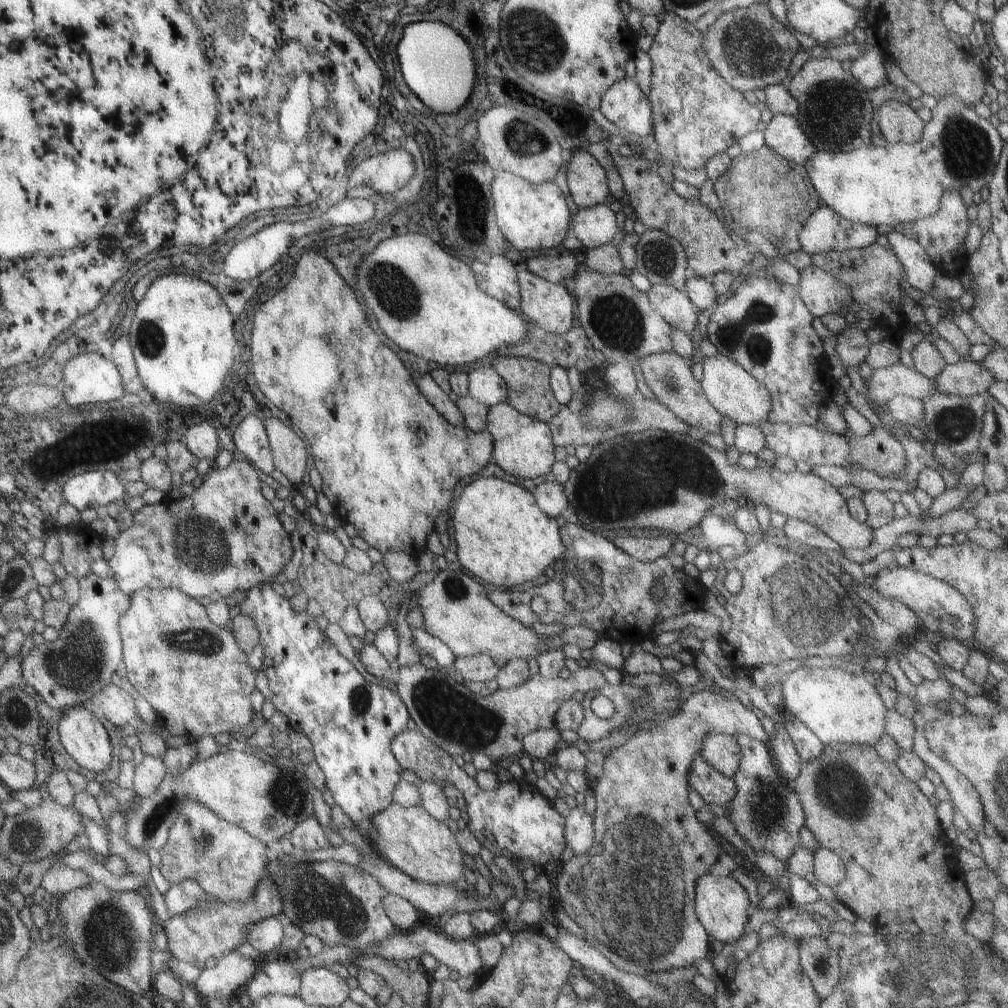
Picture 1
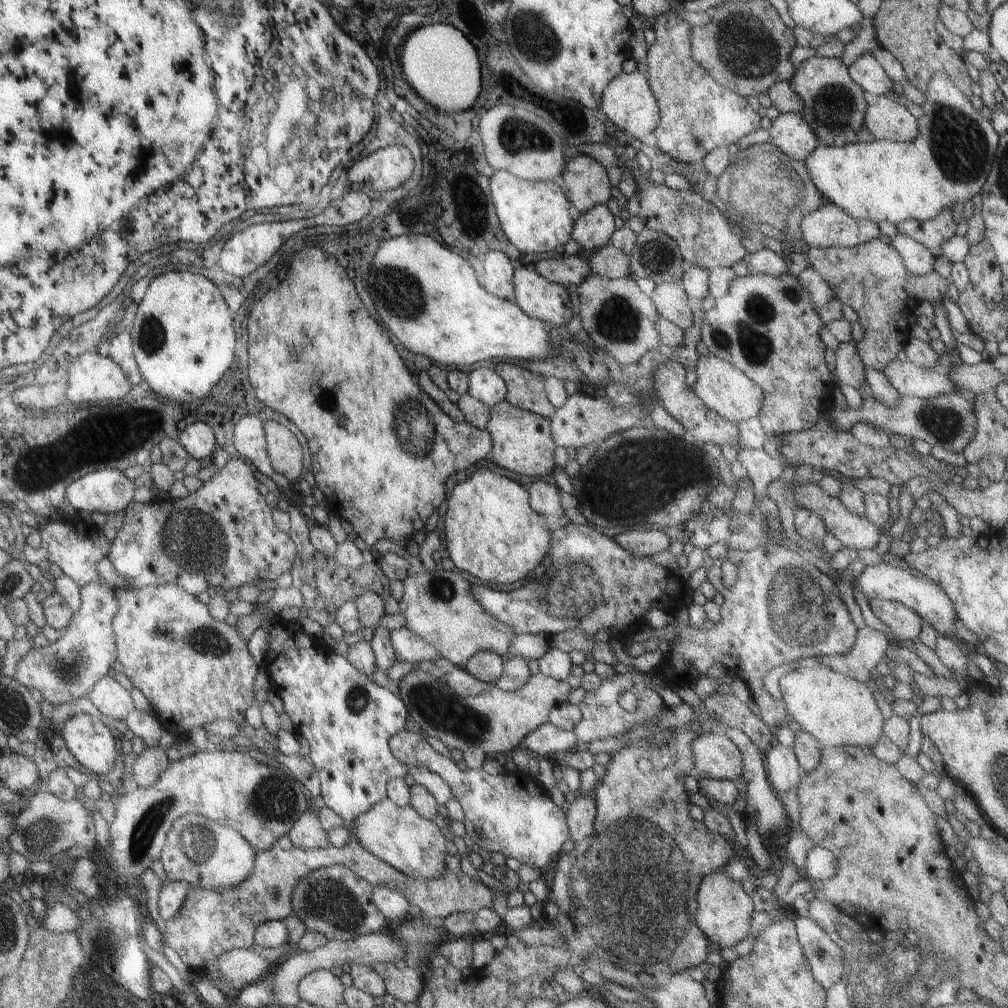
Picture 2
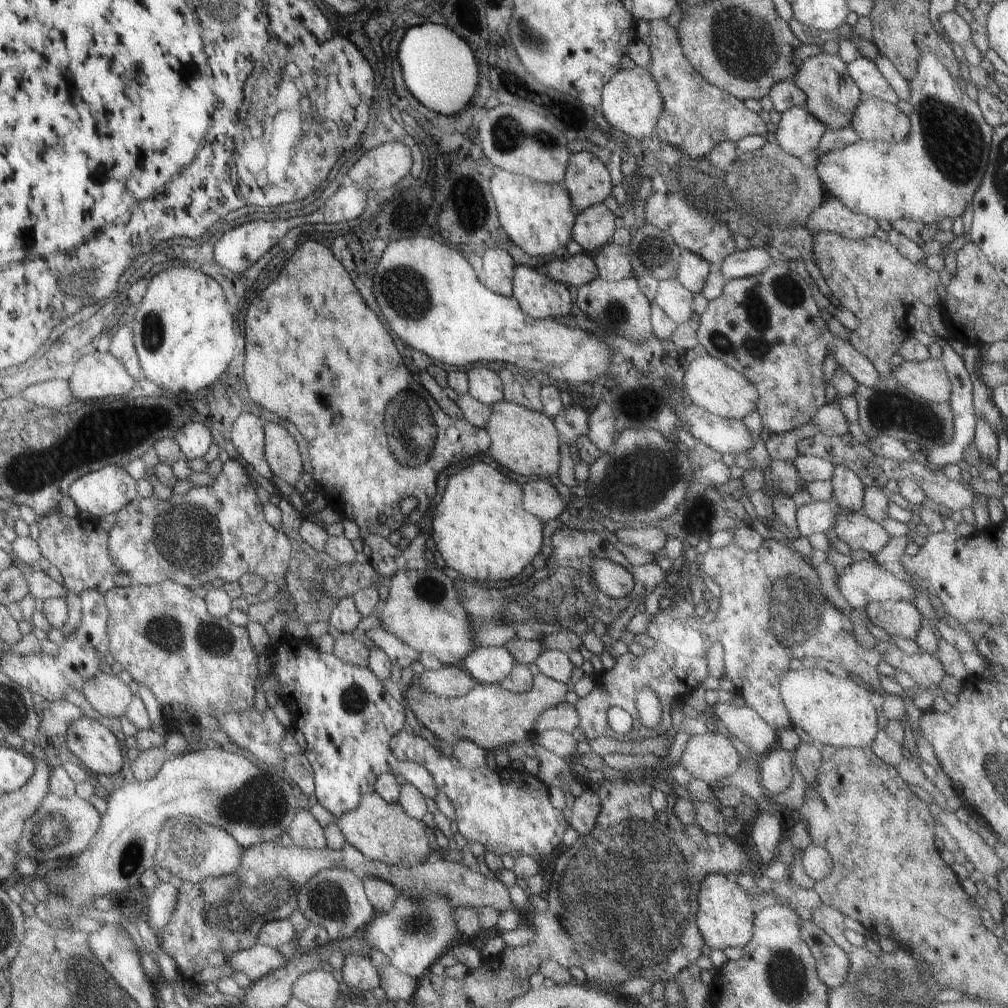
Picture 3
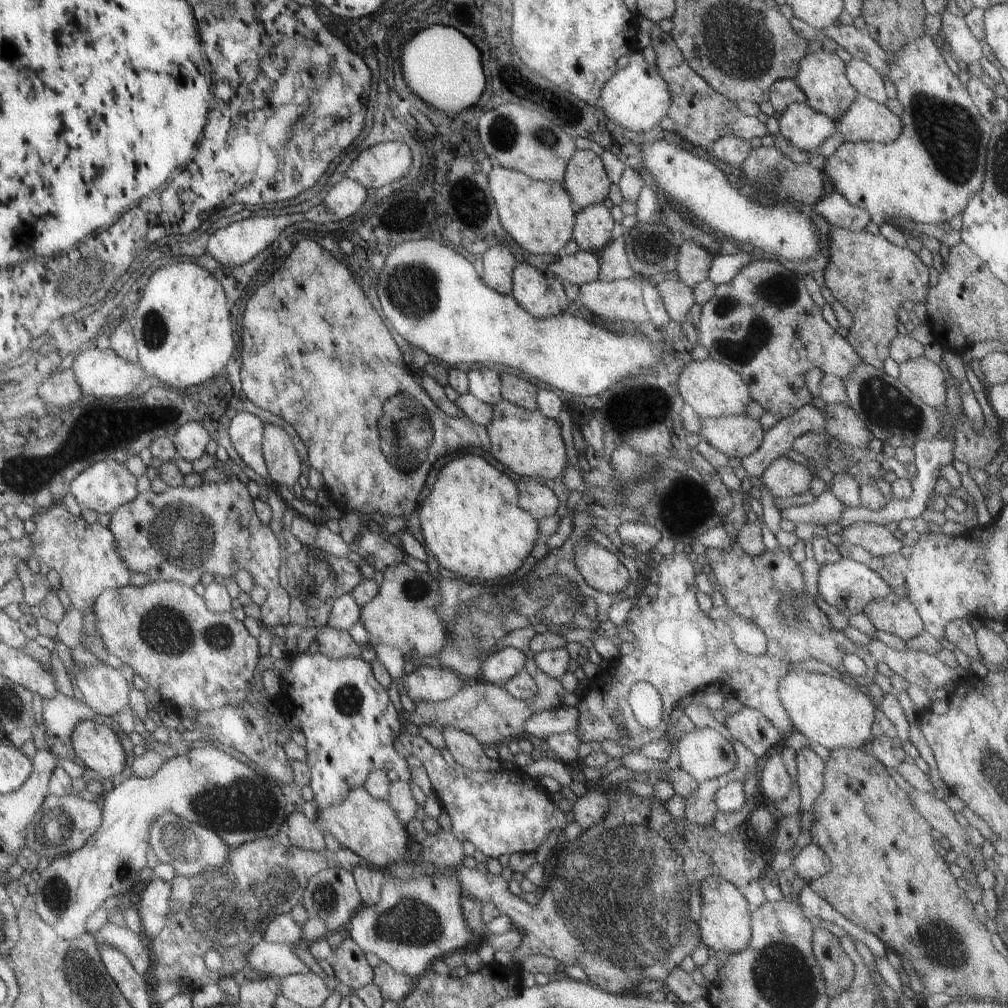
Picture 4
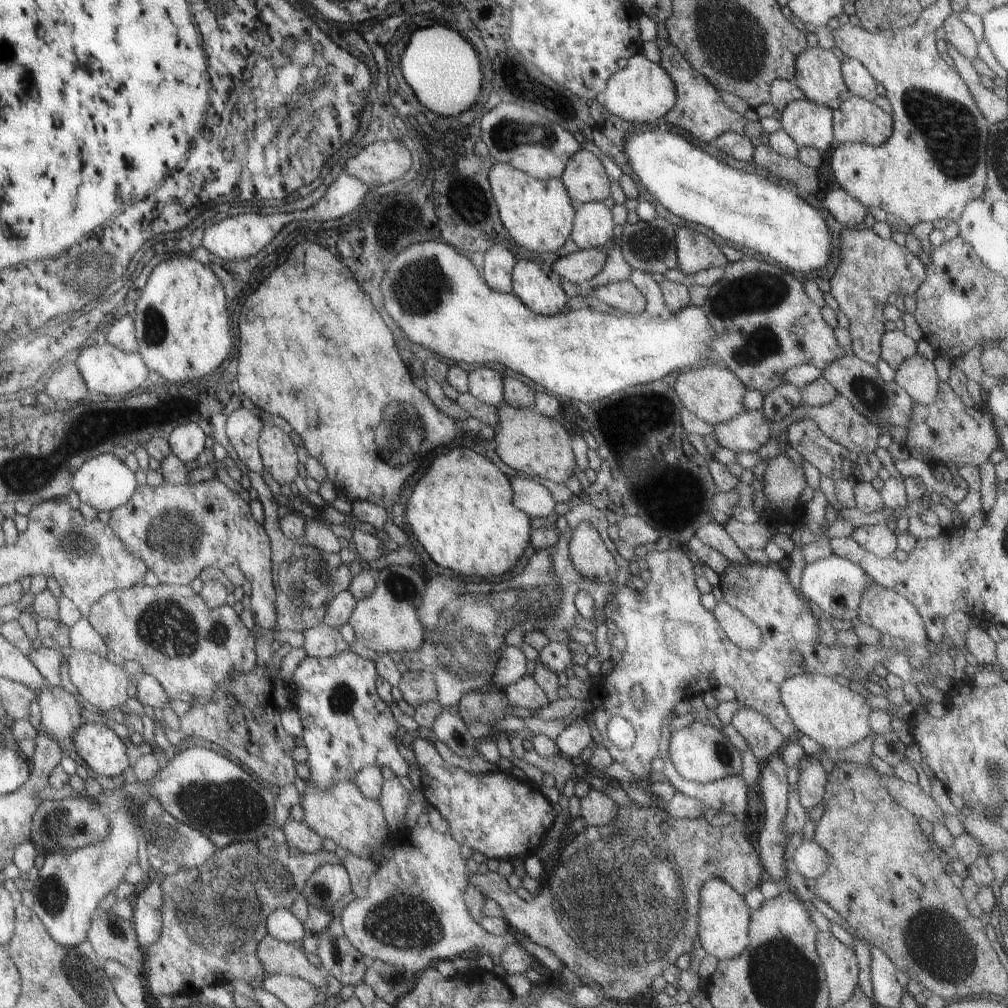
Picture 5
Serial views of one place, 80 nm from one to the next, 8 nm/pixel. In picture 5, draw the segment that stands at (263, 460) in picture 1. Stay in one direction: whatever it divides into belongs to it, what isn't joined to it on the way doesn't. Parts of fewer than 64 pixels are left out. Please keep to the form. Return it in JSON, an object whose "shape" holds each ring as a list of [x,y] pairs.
{"shape":[[[239,408],[227,416],[224,432],[227,442],[231,444],[237,458],[249,471],[261,475],[264,471],[257,450],[257,436],[262,423],[255,414],[245,408]]]}

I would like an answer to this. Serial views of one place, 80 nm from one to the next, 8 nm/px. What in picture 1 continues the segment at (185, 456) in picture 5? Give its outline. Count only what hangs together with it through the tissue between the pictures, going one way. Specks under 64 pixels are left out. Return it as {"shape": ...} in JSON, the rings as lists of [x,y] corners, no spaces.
{"shape":[[[207,422],[189,426],[182,434],[181,442],[197,460],[206,458],[211,463],[220,449],[215,430]]]}

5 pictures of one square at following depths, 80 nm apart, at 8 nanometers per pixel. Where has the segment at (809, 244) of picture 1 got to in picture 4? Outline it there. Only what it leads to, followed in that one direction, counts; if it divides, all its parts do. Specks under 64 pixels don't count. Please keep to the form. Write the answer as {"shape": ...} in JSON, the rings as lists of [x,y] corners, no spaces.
{"shape":[[[837,191],[823,194],[813,208],[827,224],[851,232],[863,231],[870,221],[868,212],[849,204]]]}

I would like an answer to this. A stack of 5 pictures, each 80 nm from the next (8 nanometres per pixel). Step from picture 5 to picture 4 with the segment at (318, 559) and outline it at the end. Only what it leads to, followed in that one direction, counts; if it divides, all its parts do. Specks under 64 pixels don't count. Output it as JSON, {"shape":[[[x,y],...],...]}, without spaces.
{"shape":[[[269,489],[267,494],[266,503],[272,512],[271,521],[267,526],[280,542],[281,562],[278,568],[278,581],[290,598],[288,619],[291,624],[299,626],[314,626],[315,628],[323,626],[327,622],[333,601],[348,593],[365,577],[353,561],[347,558],[337,558],[323,552],[317,546],[304,545],[299,542],[289,530],[290,522],[296,517],[297,512]]]}

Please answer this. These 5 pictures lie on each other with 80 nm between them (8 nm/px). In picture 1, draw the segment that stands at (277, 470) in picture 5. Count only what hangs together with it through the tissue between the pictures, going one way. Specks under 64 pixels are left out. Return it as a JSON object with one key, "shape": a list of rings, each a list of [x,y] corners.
{"shape":[[[267,418],[262,423],[268,438],[273,469],[279,470],[293,484],[293,488],[301,487],[300,480],[303,478],[303,474],[305,474],[305,462],[307,462],[307,452],[303,442],[290,427],[286,426],[283,422],[279,422],[277,418]]]}

